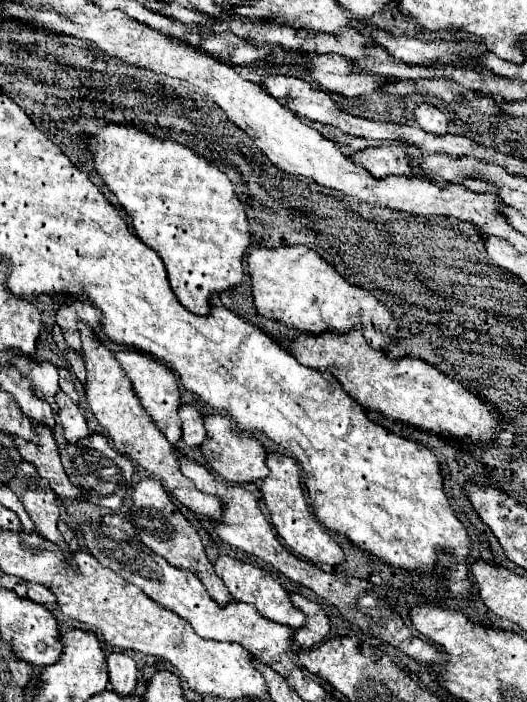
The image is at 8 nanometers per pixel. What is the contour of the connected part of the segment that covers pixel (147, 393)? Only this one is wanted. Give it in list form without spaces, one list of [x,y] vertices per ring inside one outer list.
[[[135,349],[115,353],[115,359],[121,365],[121,369],[125,371],[125,375],[129,377],[133,391],[135,391],[137,399],[141,401],[141,407],[145,409],[149,419],[159,427],[159,431],[165,435],[165,439],[175,445],[181,439],[181,419],[177,413],[181,399],[179,399],[177,377],[173,375],[173,371],[169,367],[165,367],[163,363],[155,361],[153,357],[141,353],[141,351],[135,351]]]

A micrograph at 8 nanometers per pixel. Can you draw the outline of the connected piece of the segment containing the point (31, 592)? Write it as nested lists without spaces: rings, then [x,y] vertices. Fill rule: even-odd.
[[[29,583],[27,585],[27,597],[35,603],[41,603],[41,605],[47,605],[47,603],[55,603],[55,597],[49,589],[45,589],[43,585],[37,585],[37,583]]]

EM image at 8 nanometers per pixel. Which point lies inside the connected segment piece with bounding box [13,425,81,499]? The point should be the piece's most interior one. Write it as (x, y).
(44, 454)

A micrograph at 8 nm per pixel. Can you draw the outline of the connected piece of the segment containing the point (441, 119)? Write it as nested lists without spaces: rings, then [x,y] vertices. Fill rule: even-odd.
[[[419,103],[413,109],[413,115],[415,115],[415,121],[419,123],[419,127],[423,131],[433,133],[433,135],[445,135],[447,133],[447,117],[435,105]]]

